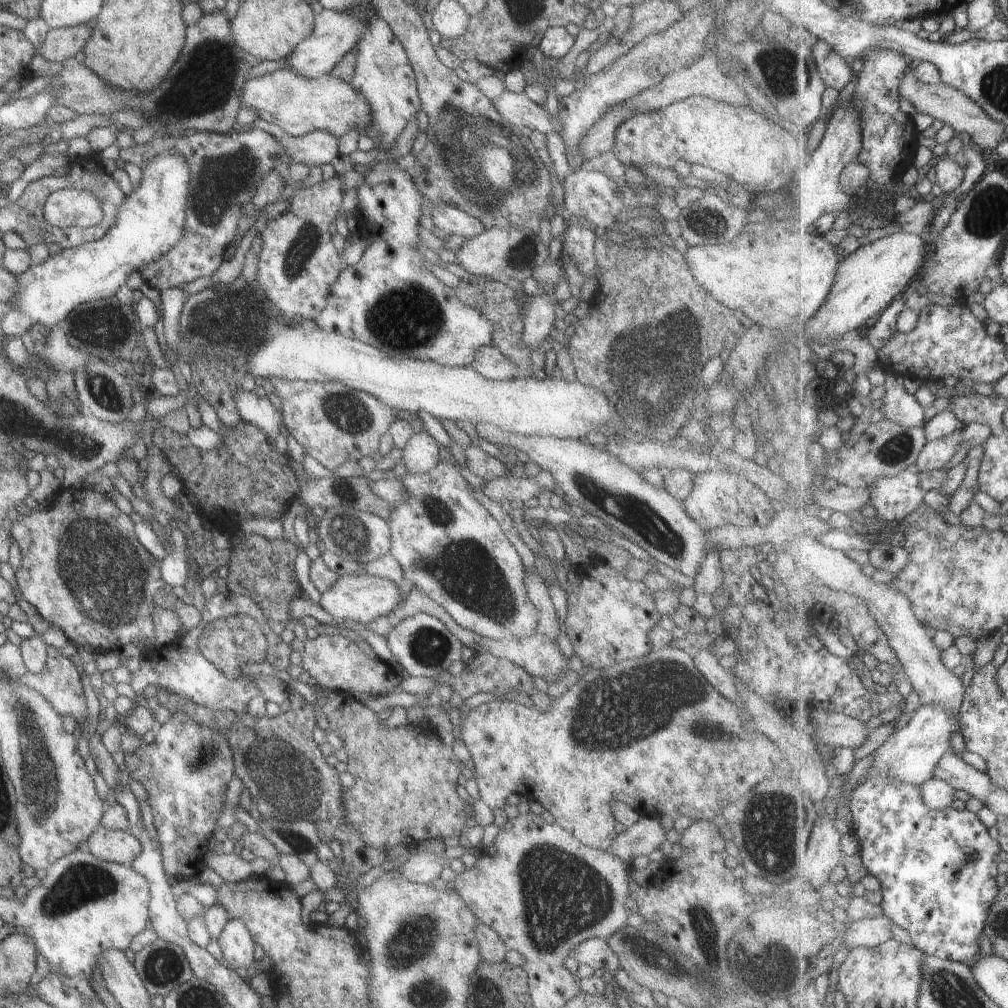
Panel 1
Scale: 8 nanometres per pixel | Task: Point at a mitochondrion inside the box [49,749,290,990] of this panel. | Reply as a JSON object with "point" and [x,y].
{"point":[164,967]}

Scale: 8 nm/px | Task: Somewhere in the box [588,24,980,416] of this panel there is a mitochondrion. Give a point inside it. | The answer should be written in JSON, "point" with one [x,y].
{"point":[784,71]}

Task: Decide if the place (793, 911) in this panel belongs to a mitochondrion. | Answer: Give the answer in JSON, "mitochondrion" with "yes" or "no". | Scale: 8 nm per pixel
{"mitochondrion":"no"}

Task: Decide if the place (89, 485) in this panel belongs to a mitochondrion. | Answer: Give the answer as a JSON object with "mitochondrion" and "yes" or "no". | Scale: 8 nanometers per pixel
{"mitochondrion":"no"}

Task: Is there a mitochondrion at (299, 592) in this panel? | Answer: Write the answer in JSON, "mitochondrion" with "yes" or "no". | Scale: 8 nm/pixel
{"mitochondrion":"no"}

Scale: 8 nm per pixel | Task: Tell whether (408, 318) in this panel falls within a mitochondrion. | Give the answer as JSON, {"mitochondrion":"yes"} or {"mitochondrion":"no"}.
{"mitochondrion":"yes"}

